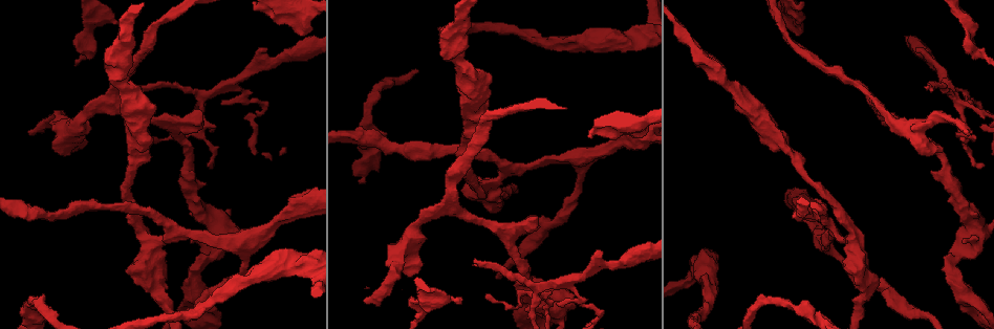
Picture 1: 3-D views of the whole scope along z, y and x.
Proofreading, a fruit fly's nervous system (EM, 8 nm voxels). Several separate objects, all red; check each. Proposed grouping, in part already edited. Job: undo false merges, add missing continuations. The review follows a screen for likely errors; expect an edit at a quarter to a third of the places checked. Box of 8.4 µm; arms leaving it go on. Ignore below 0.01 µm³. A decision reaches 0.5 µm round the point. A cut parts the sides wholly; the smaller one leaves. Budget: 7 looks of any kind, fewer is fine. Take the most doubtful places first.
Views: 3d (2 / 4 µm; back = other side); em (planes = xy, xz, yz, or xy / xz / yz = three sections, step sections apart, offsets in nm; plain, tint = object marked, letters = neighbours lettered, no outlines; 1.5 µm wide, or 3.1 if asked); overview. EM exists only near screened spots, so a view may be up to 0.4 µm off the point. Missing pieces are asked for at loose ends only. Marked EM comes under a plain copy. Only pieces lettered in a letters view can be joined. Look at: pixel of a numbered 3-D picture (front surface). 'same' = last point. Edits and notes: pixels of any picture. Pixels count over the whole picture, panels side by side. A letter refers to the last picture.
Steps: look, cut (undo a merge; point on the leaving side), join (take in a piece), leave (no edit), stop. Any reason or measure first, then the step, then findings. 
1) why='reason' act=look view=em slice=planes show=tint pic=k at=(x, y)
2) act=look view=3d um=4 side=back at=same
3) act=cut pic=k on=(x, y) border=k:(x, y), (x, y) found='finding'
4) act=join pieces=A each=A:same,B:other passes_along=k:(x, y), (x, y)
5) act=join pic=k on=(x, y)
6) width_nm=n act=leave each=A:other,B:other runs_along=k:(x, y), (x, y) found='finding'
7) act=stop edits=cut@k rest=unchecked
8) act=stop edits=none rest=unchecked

act=look view=3d um=4 pic=1 at=(364, 302)

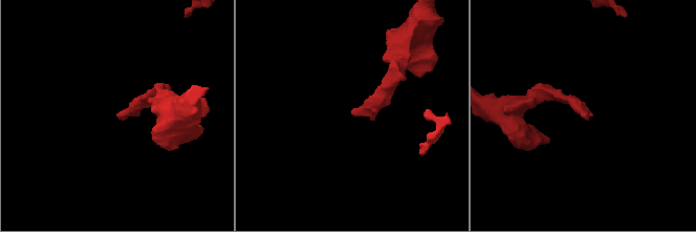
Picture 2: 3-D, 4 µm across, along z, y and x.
why='shape alone is not enough' act=look view=em slice=planes show=letters pic=2 at=(352, 114)

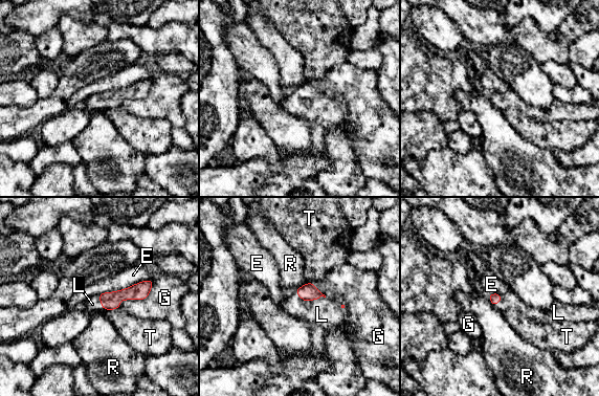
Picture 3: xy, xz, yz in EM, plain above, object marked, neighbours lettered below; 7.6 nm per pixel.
longest_contact=E:440nm act=join pieces=L each=E:other,G:other,L:same,R:other,T:other found='it goes on there'

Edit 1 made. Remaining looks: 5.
why='tapers out' act=look view=3d um=2 pic=1 at=(930, 90)

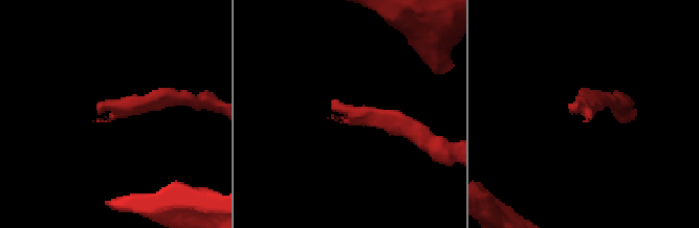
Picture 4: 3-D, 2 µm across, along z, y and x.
why='now the EM' act=look view=em slice=planes show=letters pic=4 at=(332, 114)

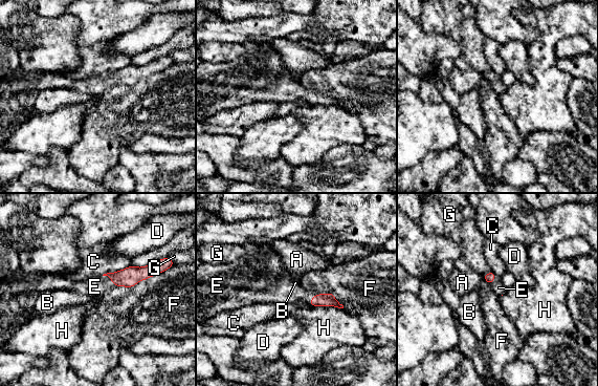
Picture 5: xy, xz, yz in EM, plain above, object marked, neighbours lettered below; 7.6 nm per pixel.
act=join pieces=E each=A:other,B:other,C:other,D:other,E:same,F:other,G:other,H:other passes_along=5:(128, 277), (110, 278), (94, 286) found='the cell continues'

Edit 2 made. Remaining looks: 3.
act=look view=overview

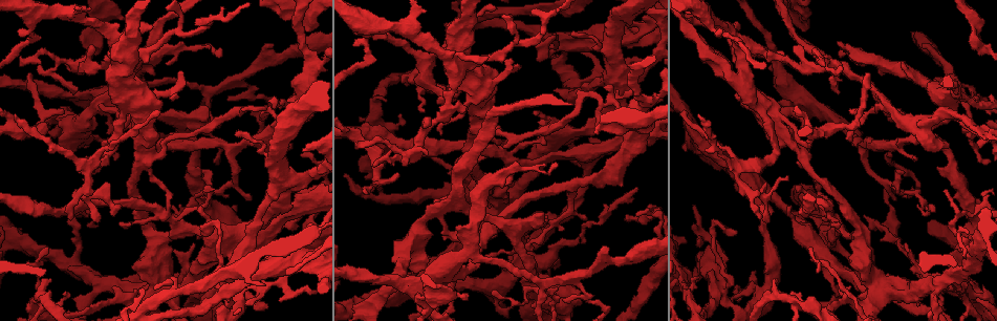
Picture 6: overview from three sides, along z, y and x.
why='branch stops here' act=look view=3d um=4 pic=6 at=(466, 297)

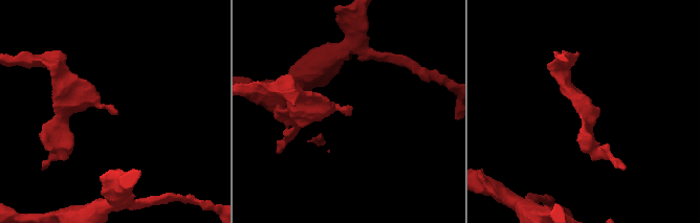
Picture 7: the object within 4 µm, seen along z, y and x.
act=look view=em slice=planes show=letters pic=7 at=(352, 107)

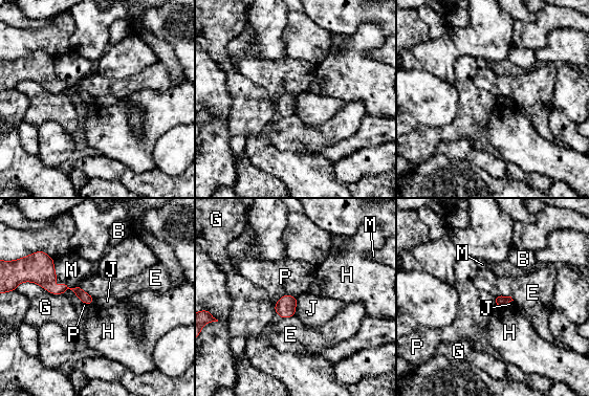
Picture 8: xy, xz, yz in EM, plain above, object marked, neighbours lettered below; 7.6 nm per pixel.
act=leave each=B:other,E:other,G:other,H:other,J:other,M:other,P:other runs_along=8:(36, 277), (90, 300) found='none of them fits'

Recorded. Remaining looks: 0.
act=stop edits=join@3,join@5 rest=unchecked

